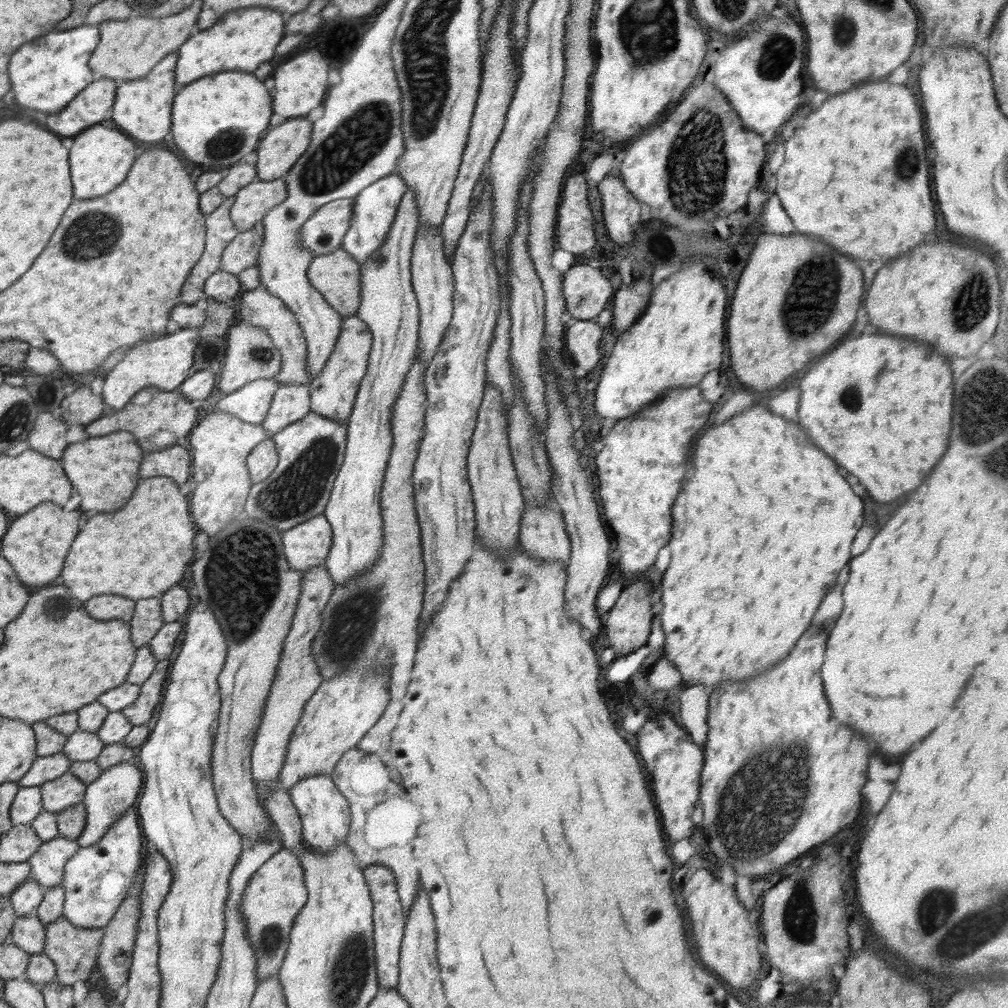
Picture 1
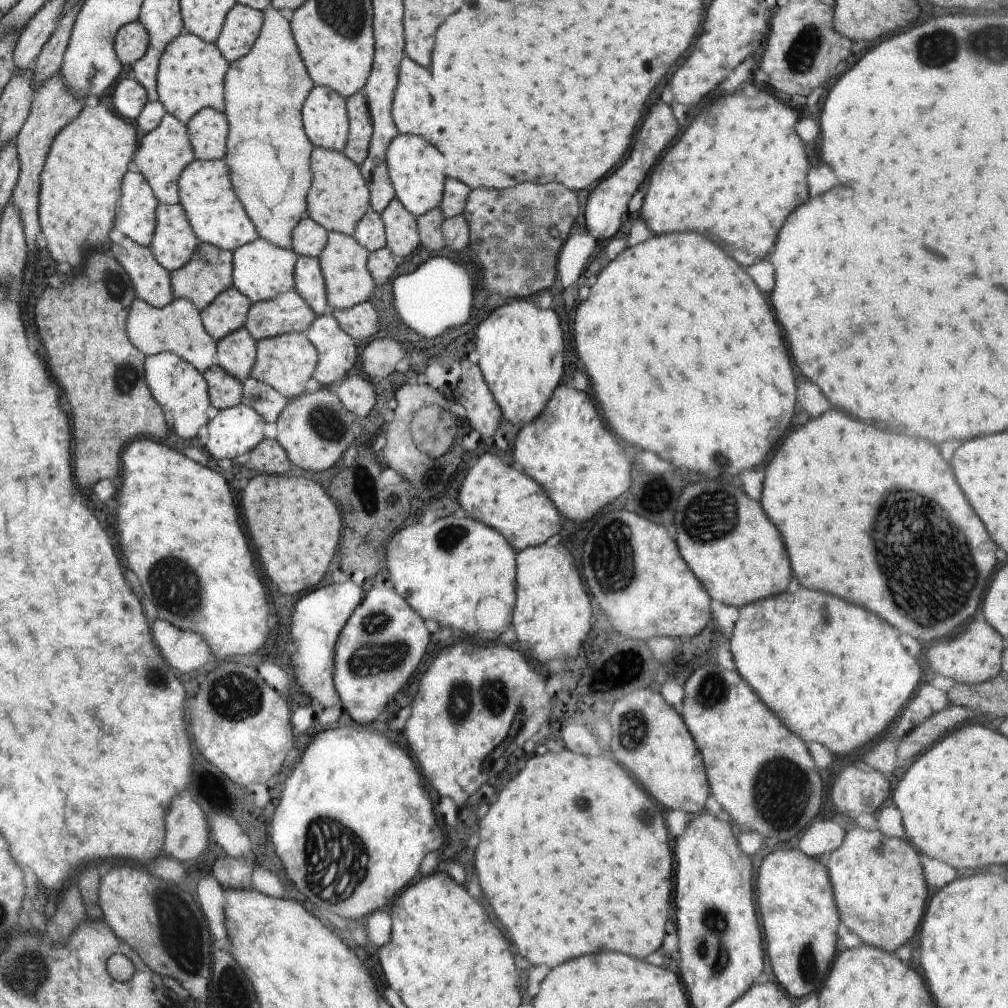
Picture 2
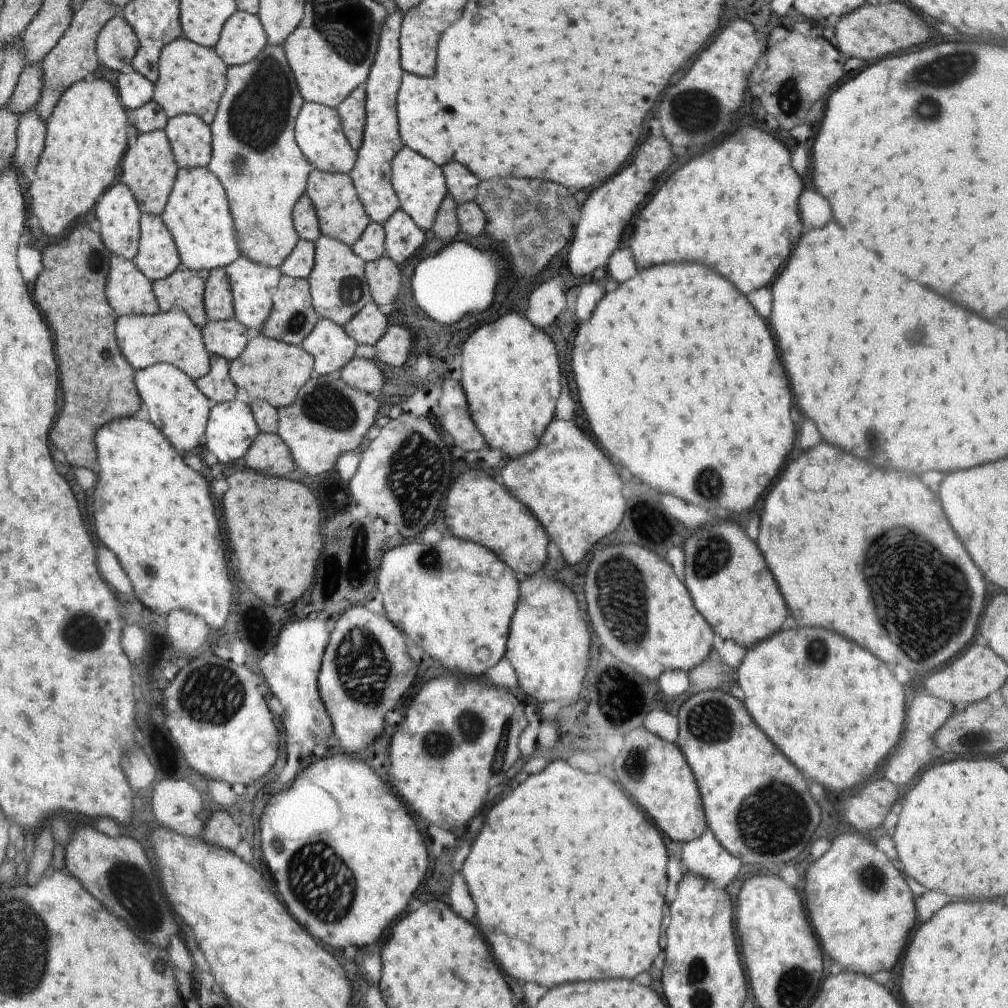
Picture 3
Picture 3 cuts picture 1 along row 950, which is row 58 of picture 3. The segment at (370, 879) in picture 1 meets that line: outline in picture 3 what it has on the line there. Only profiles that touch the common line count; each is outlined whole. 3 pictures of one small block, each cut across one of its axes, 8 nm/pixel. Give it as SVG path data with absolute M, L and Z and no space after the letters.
M390 6L379 36L379 45L366 85L366 118L362 146L357 150L354 168L349 172L358 198L371 221L383 225L400 209L400 203L391 183L391 162L395 154L405 147L399 135L397 92L403 70L400 64L399 36L402 14Z

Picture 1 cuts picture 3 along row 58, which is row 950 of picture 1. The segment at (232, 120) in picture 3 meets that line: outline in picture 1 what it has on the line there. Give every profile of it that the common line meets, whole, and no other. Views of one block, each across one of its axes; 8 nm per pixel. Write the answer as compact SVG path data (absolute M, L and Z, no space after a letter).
M283 848L256 870L244 889L241 916L247 924L247 937L256 952L258 982L281 970L293 922L308 898L304 873L300 859L290 849Z

